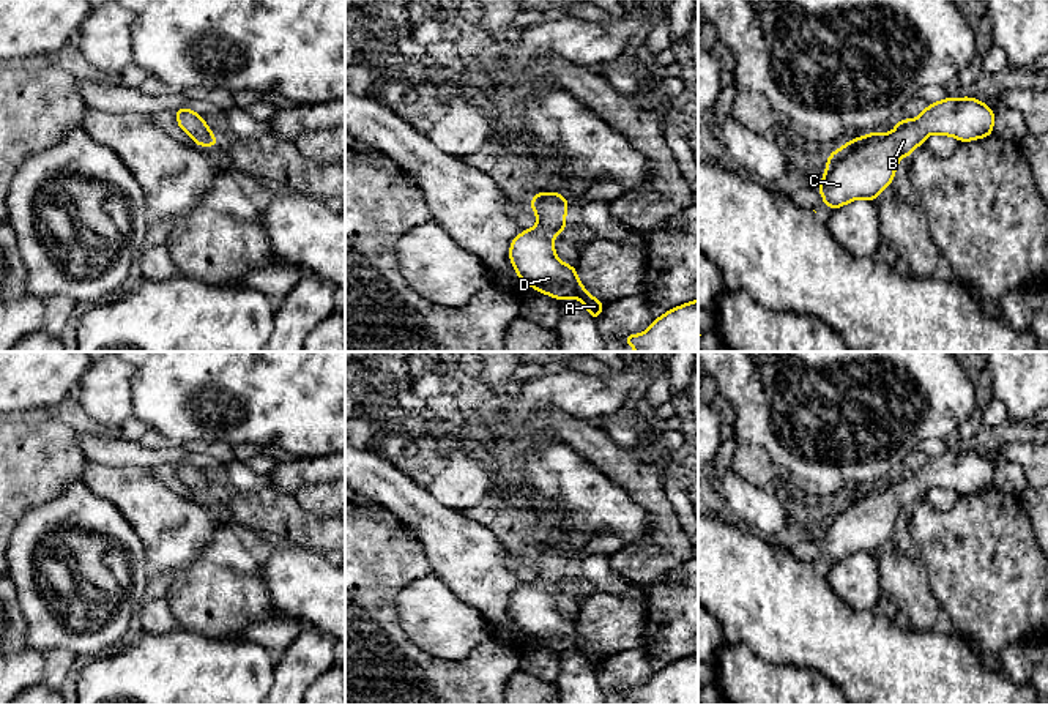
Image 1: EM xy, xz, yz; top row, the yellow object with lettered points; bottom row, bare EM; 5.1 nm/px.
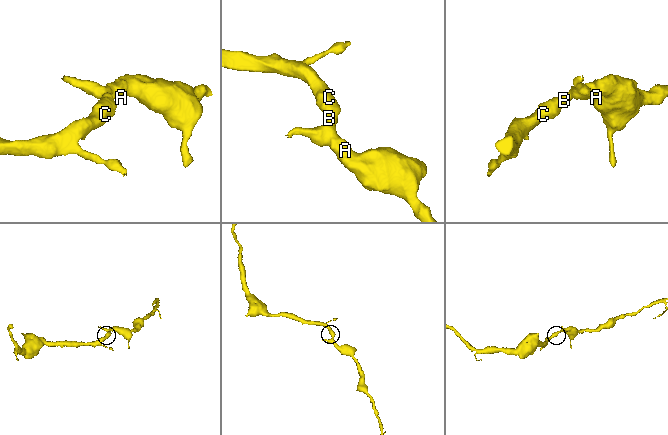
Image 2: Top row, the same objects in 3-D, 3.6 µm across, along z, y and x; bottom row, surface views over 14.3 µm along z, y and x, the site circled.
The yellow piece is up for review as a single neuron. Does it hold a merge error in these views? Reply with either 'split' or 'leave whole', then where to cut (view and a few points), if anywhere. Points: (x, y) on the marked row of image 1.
leave whole; no cut

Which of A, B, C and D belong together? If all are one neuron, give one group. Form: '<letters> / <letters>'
A B C D

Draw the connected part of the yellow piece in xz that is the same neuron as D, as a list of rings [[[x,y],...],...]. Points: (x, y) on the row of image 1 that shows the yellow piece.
[[[558,191],[537,192],[531,197],[530,207],[539,221],[533,229],[517,235],[509,248],[509,259],[517,276],[525,285],[559,301],[580,300],[589,315],[597,320],[604,303],[585,290],[577,268],[566,265],[555,254],[553,238],[566,230],[569,200]]]

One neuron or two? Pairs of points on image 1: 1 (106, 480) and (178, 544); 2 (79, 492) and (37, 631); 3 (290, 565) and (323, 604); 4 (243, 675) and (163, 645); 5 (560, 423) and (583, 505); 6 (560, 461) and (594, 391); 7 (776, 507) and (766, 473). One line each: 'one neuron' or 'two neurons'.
1: one neuron
2: one neuron
3: one neuron
4: one neuron
5: two neurons
6: two neurons
7: two neurons

